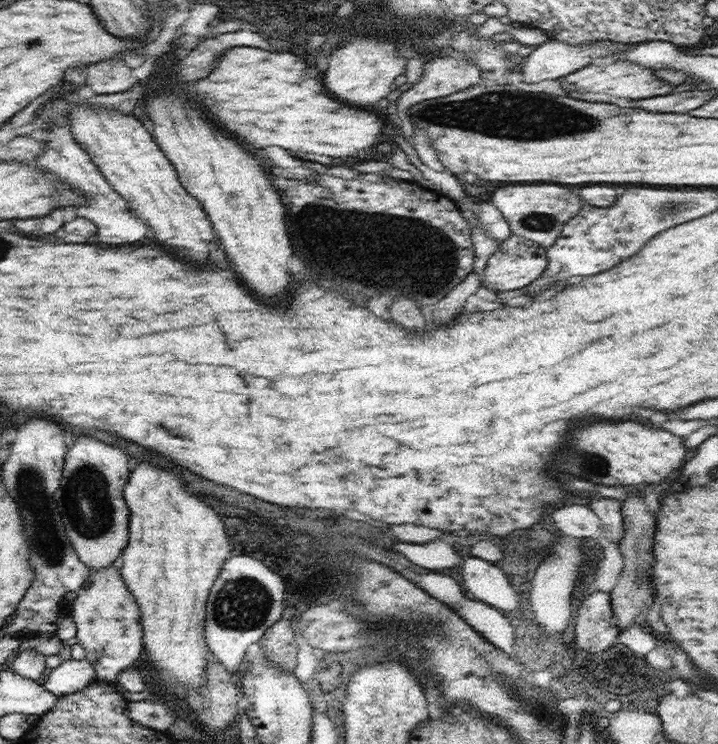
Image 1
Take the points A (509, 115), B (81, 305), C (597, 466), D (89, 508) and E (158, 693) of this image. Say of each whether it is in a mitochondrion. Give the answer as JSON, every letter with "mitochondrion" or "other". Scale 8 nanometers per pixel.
{"A":"mitochondrion","B":"other","C":"mitochondrion","D":"mitochondrion","E":"other"}

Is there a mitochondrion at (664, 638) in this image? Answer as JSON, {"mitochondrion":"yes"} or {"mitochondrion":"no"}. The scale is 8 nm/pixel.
{"mitochondrion":"no"}

